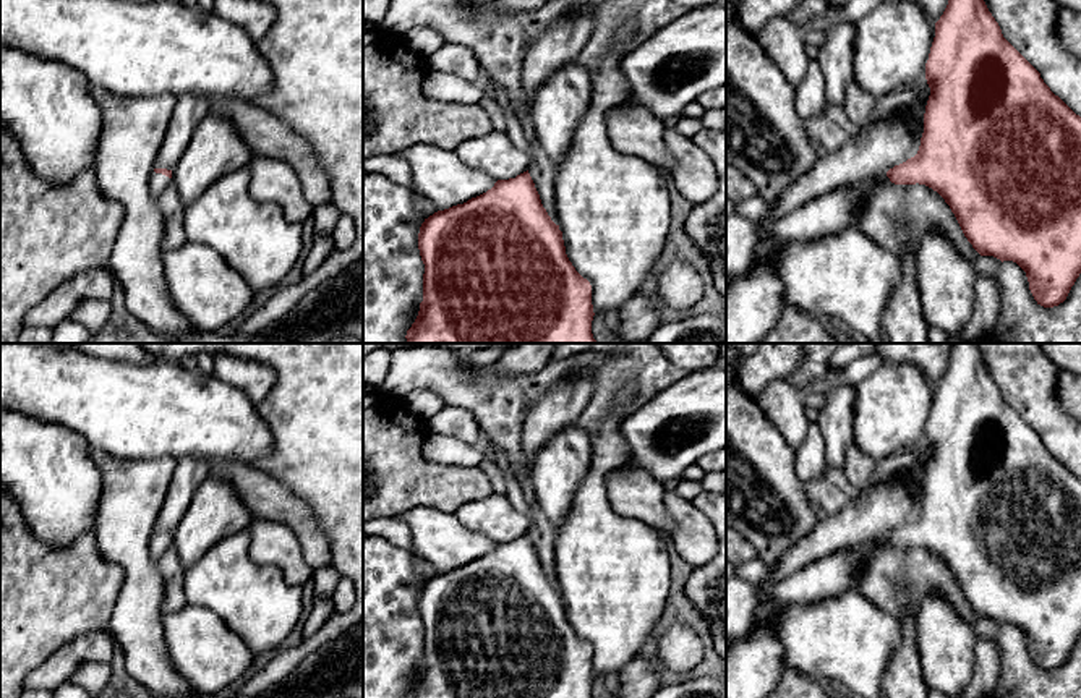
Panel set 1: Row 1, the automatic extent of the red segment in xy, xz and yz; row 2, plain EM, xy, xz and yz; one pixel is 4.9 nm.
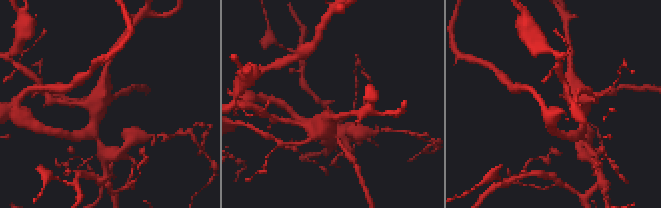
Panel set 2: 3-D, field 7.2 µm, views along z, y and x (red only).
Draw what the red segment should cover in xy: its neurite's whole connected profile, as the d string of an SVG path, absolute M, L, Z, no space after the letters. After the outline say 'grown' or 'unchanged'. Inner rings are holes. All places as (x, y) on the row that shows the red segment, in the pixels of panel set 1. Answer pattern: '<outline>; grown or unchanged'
M154 168L152 178L151 178L151 193L154 196L159 196L167 185L172 183L172 170L167 168Z; grown

